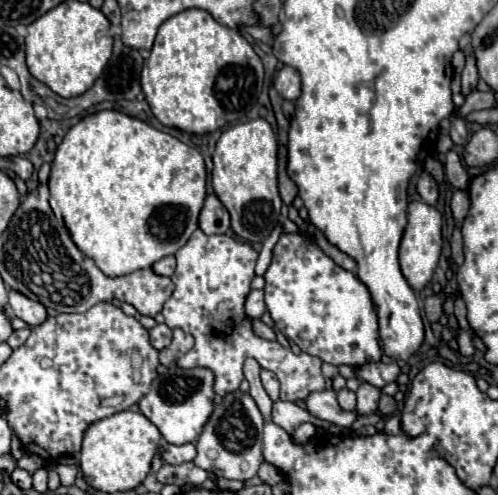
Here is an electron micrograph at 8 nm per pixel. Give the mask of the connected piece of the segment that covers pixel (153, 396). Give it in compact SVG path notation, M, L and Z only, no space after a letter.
M169 369L165 377L157 377L145 397L139 401L139 411L159 429L165 441L173 445L191 443L201 433L205 419L213 411L213 373L205 369Z

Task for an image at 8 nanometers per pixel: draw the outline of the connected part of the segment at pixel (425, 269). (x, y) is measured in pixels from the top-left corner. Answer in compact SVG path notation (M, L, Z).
M411 201L407 209L407 227L403 231L401 247L399 247L399 263L405 279L413 289L423 289L437 267L441 255L441 215L435 207L423 201Z

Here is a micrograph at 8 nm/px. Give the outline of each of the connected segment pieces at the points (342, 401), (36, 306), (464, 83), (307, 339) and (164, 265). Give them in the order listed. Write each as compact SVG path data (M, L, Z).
M341 389L337 393L337 401L341 405L341 409L345 411L355 411L355 393L349 391L349 389Z
M9 291L9 307L15 317L23 319L31 327L41 325L47 319L47 309L41 303L25 299L25 295L17 295L17 291Z
M465 51L465 55L467 55L467 63L465 63L465 69L461 73L461 93L467 97L477 87L479 75L477 75L477 67L475 67L473 55L469 51Z
M301 233L281 235L273 249L273 261L265 277L265 305L277 329L289 337L301 351L315 355L331 365L361 367L369 361L379 361L383 351L377 335L377 313L367 287L349 271L337 267L315 243L307 241Z
M167 255L167 257L163 257L161 261L157 261L157 263L153 265L153 271L159 273L159 275L171 277L171 275L173 275L173 267L175 267L175 257L173 257L173 255Z

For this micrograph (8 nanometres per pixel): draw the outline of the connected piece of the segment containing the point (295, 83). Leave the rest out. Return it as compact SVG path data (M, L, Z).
M283 67L275 79L275 89L283 99L297 101L301 95L301 77L293 67Z

